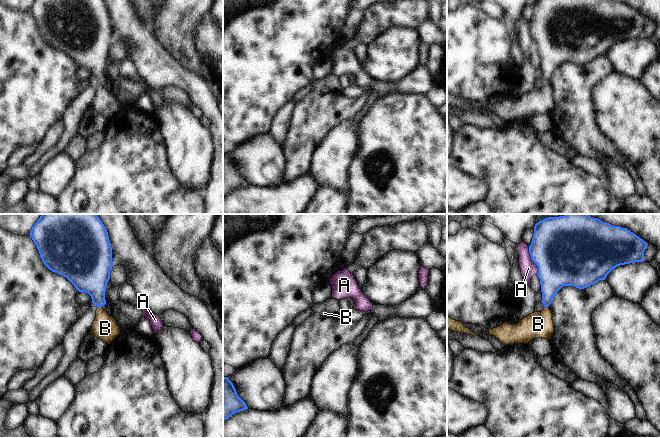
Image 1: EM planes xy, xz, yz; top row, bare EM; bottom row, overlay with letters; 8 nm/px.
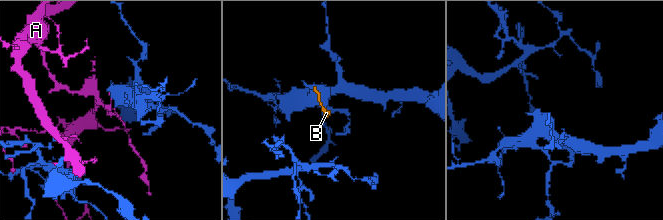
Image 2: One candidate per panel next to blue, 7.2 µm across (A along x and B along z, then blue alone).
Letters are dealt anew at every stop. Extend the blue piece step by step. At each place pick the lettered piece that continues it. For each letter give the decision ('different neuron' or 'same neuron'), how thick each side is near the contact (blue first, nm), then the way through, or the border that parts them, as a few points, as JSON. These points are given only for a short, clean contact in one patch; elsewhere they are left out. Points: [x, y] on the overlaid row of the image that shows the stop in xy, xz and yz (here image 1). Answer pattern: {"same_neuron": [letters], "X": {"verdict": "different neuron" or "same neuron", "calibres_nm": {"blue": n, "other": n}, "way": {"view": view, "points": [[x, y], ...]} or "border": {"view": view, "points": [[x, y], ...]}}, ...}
{"same_neuron": ["B"], "A": {"verdict": "different neuron", "calibres_nm": {"blue": 480, "other": 130}, "border": {"view": "yz", "points": [[528, 246], [530, 258], [537, 267], [537, 274]]}}, "B": {"verdict": "same neuron", "calibres_nm": {"blue": 260, "other": 200}, "way": {"view": "xy", "points": [[92, 276], [100, 306], [100, 313], [105, 328]]}}}

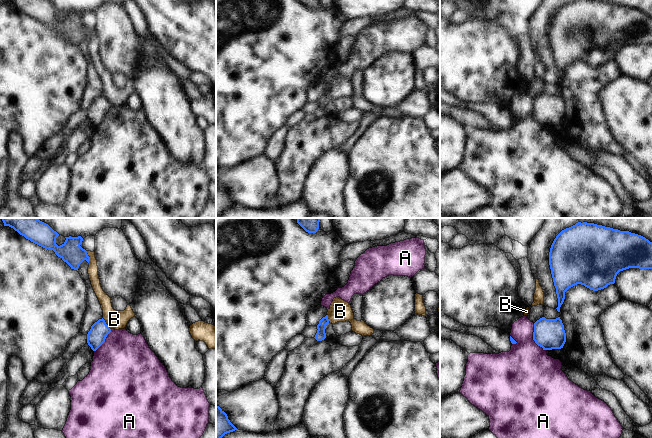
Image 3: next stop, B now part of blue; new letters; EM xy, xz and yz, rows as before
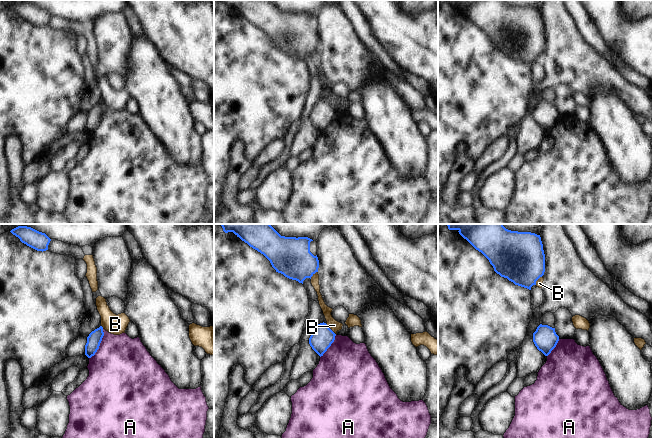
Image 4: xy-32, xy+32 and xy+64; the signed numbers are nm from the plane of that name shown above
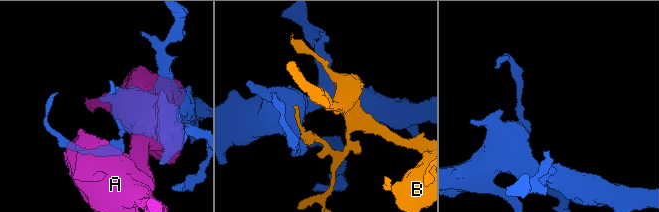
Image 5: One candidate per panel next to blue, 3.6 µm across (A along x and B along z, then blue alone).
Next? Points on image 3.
{"same_neuron": [], "A": {"verdict": "different neuron", "calibres_nm": {"blue": 240, "other": 400}}, "B": {"verdict": "different neuron", "calibres_nm": {"blue": 180, "other": 80}, "border": {"view": "xy", "points": [[86, 251], [89, 262]]}}}

